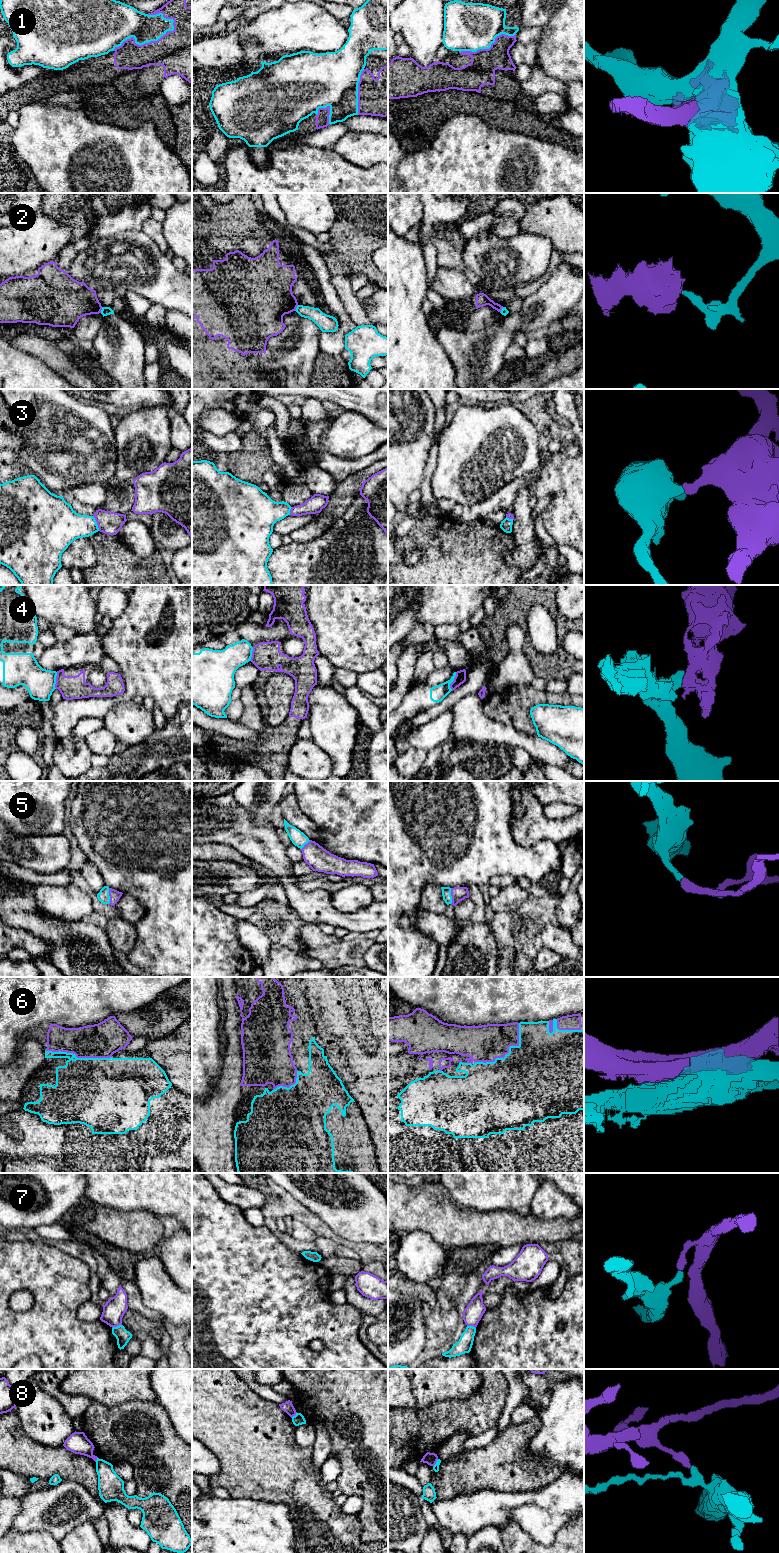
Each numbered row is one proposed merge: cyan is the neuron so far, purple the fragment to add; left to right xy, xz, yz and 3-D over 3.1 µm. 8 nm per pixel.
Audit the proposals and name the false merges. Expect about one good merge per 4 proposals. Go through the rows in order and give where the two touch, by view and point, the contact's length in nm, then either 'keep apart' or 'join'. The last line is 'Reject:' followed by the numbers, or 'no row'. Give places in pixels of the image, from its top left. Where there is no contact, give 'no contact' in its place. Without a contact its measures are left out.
1: xy (146, 42) | 550 nm | keep apart
2: xy (101, 310) | 50 nm | keep apart
3: xy (96, 523) | 130 nm | keep apart
4: yz (453, 680) | 160 nm | keep apart
5: xy (109, 896) | 130 nm | join
6: yz (509, 1051) | 480 nm | keep apart
7: xy (117, 1326) | 90 nm | keep apart
8: yz (436, 1463) | 80 nm | keep apart
Reject: 1, 2, 3, 4, 6, 7, 8

